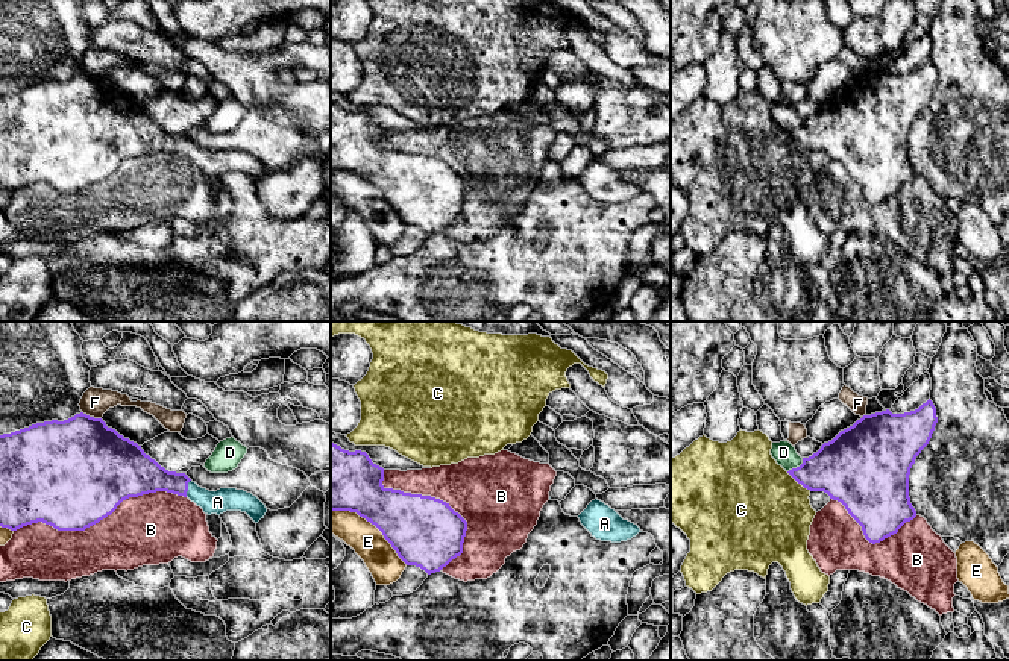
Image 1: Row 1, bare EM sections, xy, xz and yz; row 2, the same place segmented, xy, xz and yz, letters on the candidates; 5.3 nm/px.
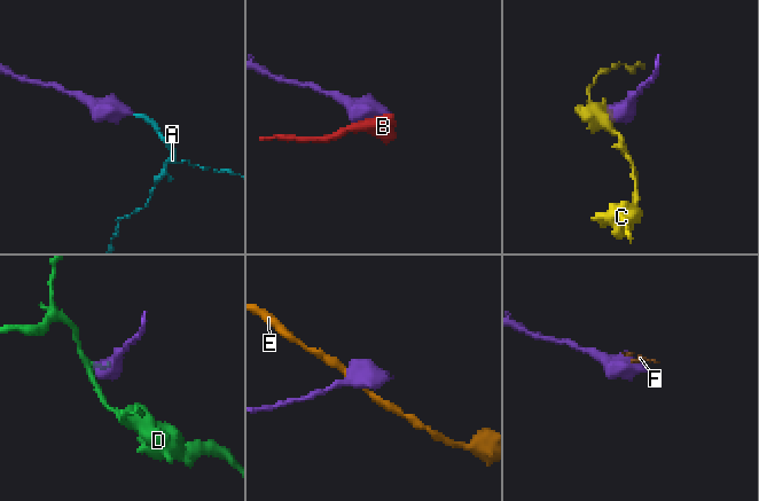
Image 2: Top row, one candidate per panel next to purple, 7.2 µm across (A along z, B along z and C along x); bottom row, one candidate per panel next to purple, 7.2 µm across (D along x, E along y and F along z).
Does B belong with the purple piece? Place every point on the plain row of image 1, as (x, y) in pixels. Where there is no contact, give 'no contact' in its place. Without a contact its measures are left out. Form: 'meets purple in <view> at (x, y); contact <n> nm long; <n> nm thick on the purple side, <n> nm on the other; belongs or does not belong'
meets purple in xy at (99, 181); contact 950 nm long; 500 nm thick on the purple side, 360 nm on the other; does not belong

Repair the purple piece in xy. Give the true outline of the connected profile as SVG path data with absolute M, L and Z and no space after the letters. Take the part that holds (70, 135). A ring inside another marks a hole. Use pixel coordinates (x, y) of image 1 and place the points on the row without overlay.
M83 73L0 96L2 188L17 191L42 182L58 191L85 191L111 176L123 161L156 152L188 158L208 176L241 171L258 183L267 173L252 153L237 149L209 152L185 133L165 130L141 106Z

